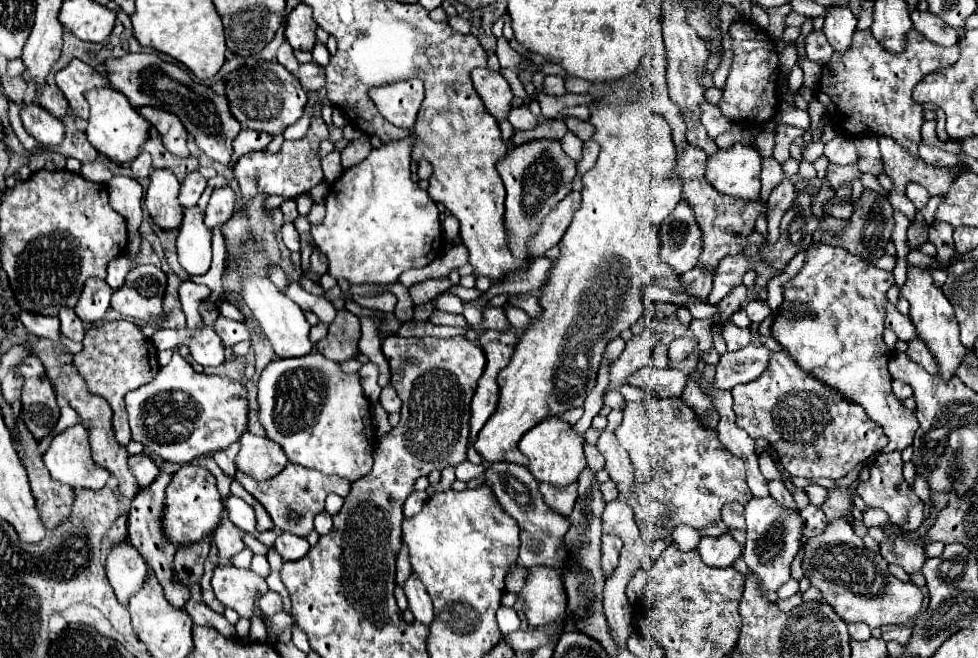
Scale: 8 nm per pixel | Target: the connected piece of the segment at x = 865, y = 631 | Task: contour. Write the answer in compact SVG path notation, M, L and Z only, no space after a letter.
M850 623L850 625L848 625L848 631L850 631L850 637L852 637L854 641L866 641L866 639L872 637L872 635L870 635L870 629L868 629L866 625Z

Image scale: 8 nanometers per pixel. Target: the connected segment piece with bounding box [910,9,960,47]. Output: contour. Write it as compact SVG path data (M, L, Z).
M912 11L910 19L914 23L914 29L920 31L924 37L928 37L930 41L934 41L936 45L956 45L958 43L958 31L950 29L940 17L936 17L930 11Z

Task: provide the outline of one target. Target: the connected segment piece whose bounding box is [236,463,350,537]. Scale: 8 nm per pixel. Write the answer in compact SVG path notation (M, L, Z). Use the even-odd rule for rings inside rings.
M288 463L286 469L272 481L256 483L254 479L246 477L244 473L236 473L236 479L254 499L258 499L264 505L264 509L268 511L268 515L272 517L274 525L280 531L288 531L298 537L306 537L308 533L312 533L312 529L314 529L312 521L318 513L322 513L324 499L328 493L346 497L350 491L350 481L342 481L342 477L322 477L320 473L314 473L312 469L302 469L294 463Z

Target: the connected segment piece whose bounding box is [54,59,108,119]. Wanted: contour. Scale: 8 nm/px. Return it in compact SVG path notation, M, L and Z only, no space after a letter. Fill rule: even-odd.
M72 59L66 69L58 71L54 81L56 81L58 89L66 95L72 113L80 119L88 119L88 105L86 105L84 93L88 89L108 85L108 81L102 73L98 73L94 67L78 61L78 59Z

